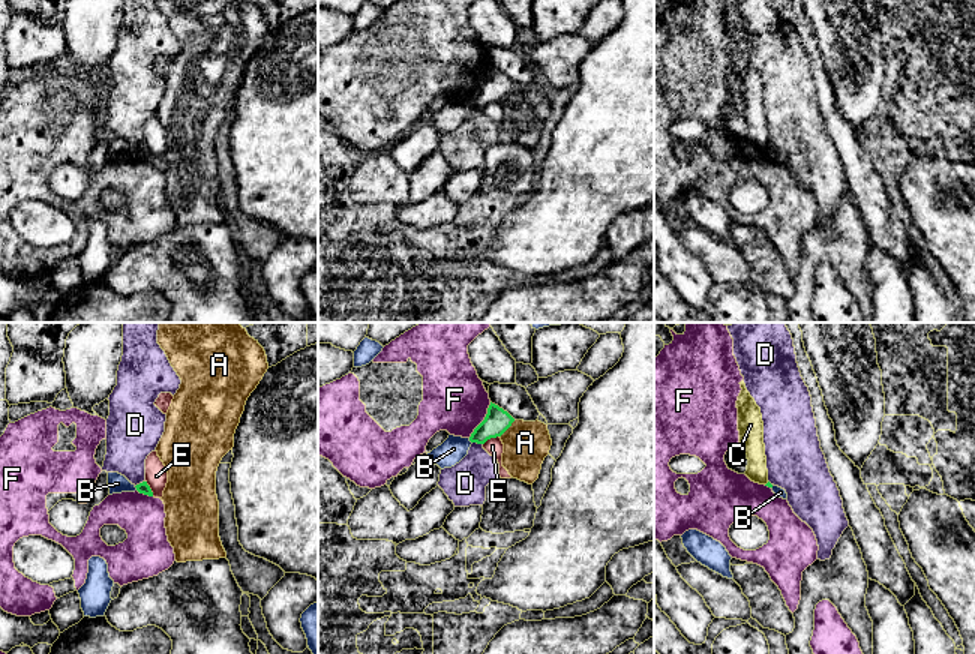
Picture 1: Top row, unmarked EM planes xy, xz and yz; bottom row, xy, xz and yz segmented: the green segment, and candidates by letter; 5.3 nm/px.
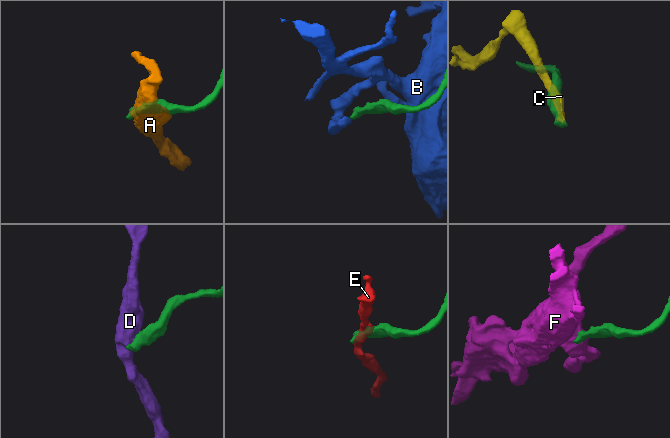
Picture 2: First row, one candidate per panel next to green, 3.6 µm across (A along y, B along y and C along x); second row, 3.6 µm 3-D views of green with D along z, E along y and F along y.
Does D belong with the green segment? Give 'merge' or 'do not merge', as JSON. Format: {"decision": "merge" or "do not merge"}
{"decision": "do not merge"}

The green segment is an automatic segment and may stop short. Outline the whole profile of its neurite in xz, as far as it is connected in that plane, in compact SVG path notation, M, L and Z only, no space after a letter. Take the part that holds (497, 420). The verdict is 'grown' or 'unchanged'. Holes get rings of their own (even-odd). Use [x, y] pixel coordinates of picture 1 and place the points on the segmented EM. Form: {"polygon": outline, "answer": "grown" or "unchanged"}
{"polygon": "M490 402L484 420L474 429L470 441L484 444L490 438L501 436L513 422L507 411Z", "answer": "unchanged"}

